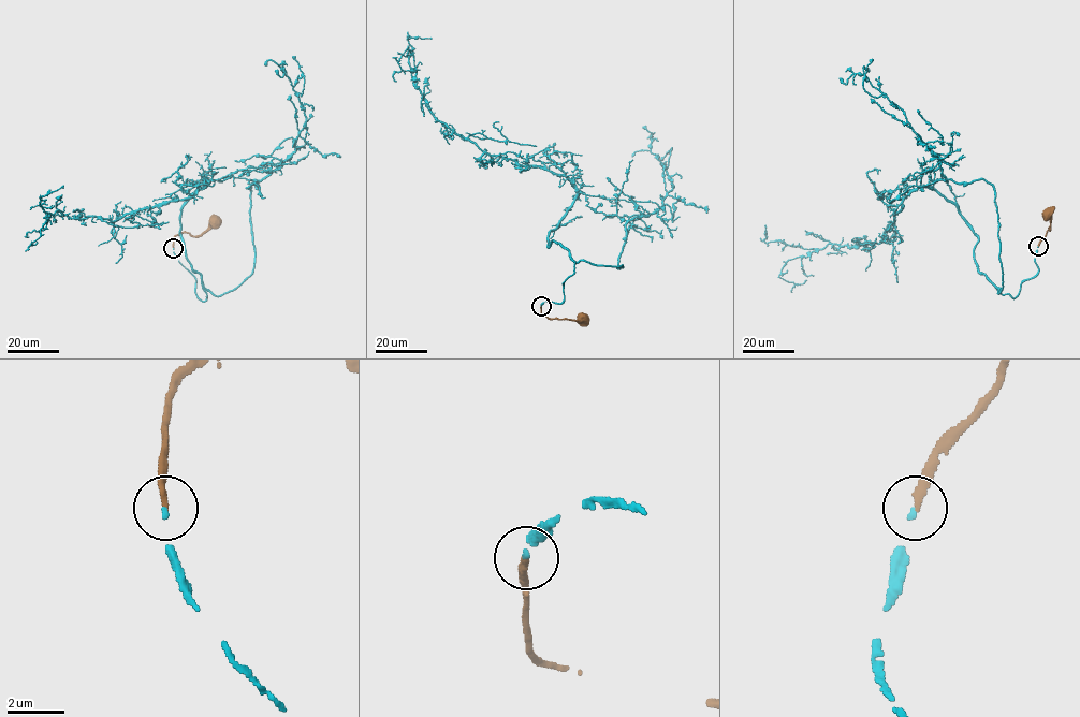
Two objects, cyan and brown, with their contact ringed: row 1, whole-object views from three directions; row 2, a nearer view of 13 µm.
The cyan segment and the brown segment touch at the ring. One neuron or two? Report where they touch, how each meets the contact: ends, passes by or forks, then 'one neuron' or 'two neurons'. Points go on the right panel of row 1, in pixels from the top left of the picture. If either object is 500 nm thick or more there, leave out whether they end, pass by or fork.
at (1038, 246); cyan ends there; brown ends there; one neuron

